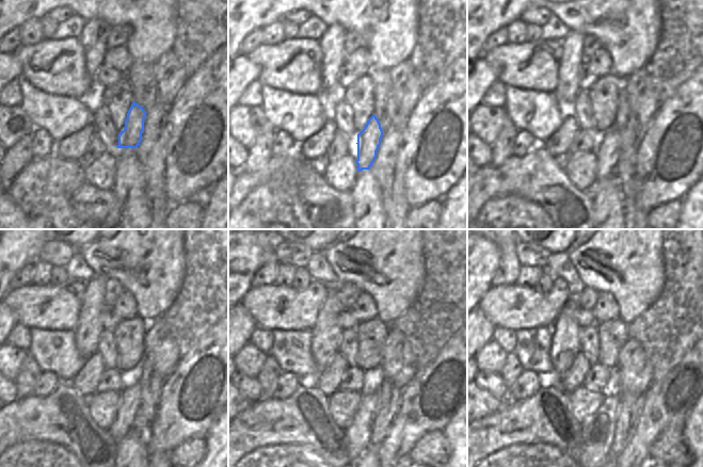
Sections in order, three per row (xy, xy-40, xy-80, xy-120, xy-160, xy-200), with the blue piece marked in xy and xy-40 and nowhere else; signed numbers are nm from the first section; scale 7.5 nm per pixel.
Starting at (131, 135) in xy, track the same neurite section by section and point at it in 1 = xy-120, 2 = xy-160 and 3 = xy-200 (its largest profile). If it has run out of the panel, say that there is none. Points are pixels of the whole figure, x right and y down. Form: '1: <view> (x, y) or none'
1: xy-120 (123, 424)
2: xy-160 (357, 435)
3: xy-200 (597, 431)

